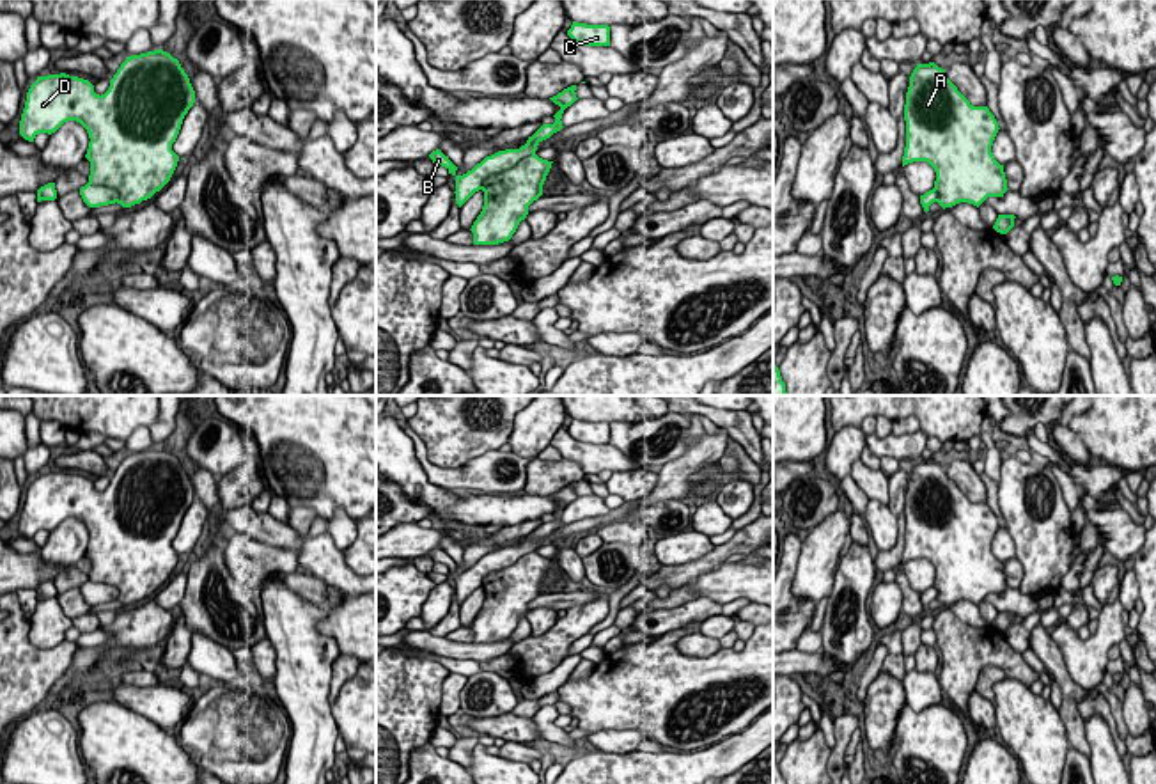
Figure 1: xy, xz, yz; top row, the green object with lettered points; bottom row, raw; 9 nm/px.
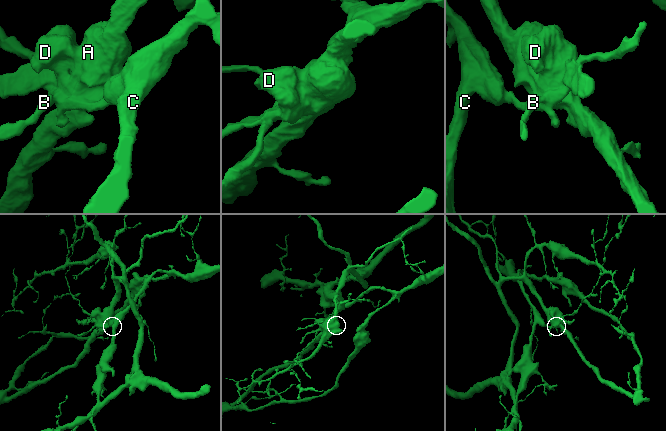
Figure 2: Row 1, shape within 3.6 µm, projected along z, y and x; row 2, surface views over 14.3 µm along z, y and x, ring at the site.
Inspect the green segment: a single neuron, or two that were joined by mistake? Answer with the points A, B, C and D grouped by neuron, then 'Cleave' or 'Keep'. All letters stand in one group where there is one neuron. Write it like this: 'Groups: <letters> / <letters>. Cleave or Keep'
Groups: A D / B C. Cleave

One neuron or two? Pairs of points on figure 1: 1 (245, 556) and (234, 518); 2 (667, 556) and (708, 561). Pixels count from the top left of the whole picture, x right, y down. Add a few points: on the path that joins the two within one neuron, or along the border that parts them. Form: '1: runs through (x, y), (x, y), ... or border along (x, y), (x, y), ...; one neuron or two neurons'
1: border along (233, 531), (245, 533), (277, 548); two neurons
2: border along (715, 547), (695, 559), (662, 566); two neurons

